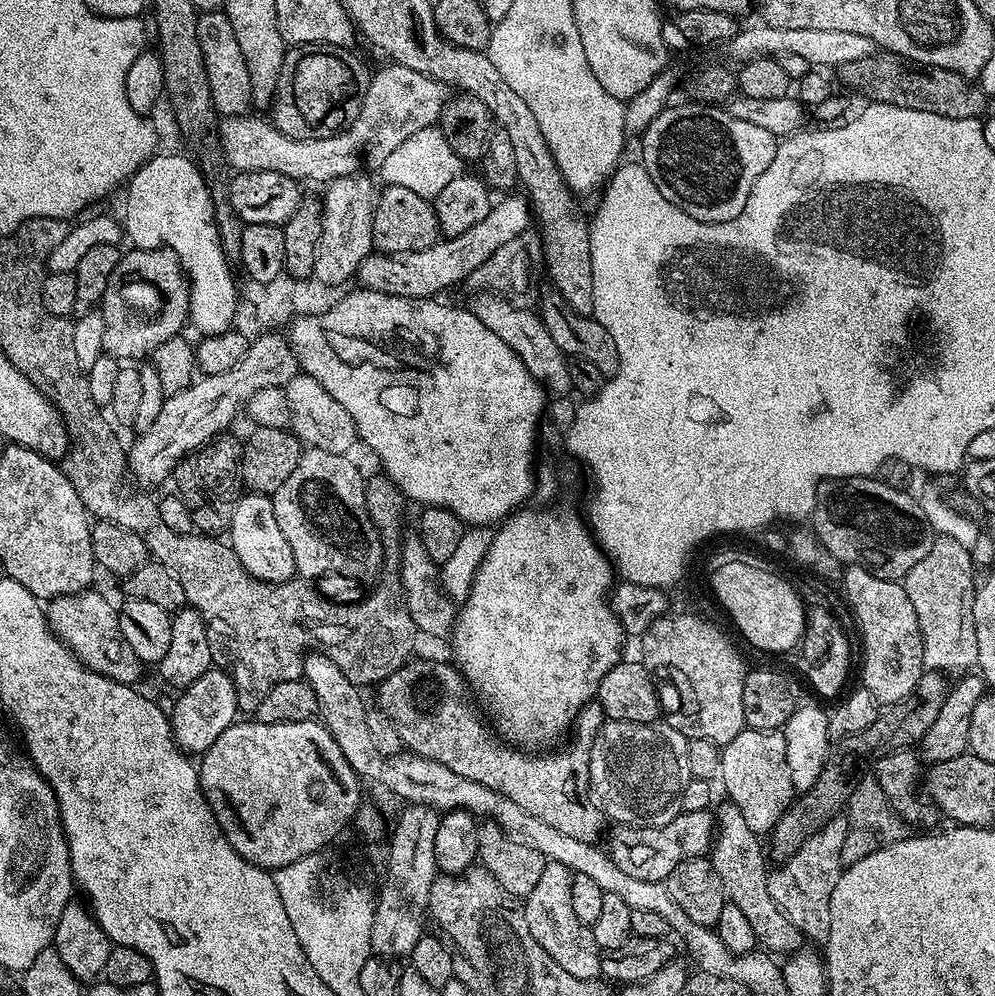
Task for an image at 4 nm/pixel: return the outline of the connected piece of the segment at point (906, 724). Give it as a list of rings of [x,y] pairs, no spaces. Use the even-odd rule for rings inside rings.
[[[926,670],[909,696],[881,707],[878,718],[874,718],[866,730],[843,737],[831,749],[814,786],[799,793],[772,829],[769,837],[771,840],[768,841],[771,859],[773,856],[776,862],[788,860],[815,832],[821,832],[826,822],[841,815],[847,809],[850,794],[854,794],[854,786],[858,786],[858,782],[862,782],[865,775],[873,771],[878,758],[886,758],[886,754],[891,752],[919,745],[926,730],[934,726],[934,718],[938,718],[938,710],[942,710],[942,702],[946,702],[948,697],[950,684],[944,680],[947,679],[941,673]]]

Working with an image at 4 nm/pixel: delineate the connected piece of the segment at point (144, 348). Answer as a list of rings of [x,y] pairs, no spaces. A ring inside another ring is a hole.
[[[132,248],[120,257],[98,311],[106,322],[105,353],[119,362],[140,362],[172,336],[185,331],[188,319],[188,278],[169,248]]]

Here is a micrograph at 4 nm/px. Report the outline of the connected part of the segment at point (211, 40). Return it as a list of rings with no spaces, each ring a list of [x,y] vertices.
[[[223,10],[219,12],[201,12],[197,15],[198,46],[202,46],[202,62],[206,78],[210,82],[212,104],[221,117],[247,116],[253,111],[250,70],[246,70],[246,58],[238,46],[238,37],[230,26]]]

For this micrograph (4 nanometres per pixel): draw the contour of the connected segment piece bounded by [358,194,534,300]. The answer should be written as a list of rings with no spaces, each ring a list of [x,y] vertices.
[[[508,194],[503,197],[505,200],[497,199],[492,205],[490,214],[486,214],[486,218],[482,218],[482,222],[470,226],[470,230],[466,230],[466,234],[458,234],[451,238],[441,239],[421,252],[373,251],[372,255],[367,256],[360,264],[358,271],[358,280],[360,278],[360,281],[358,281],[359,287],[378,290],[391,296],[405,296],[411,300],[422,300],[439,297],[441,295],[439,292],[443,288],[450,287],[451,284],[463,285],[467,281],[469,274],[474,270],[478,270],[478,266],[486,263],[499,248],[506,246],[514,238],[518,238],[523,234],[523,232],[529,231],[530,225],[534,220],[534,213],[527,199],[523,195],[516,195]]]

